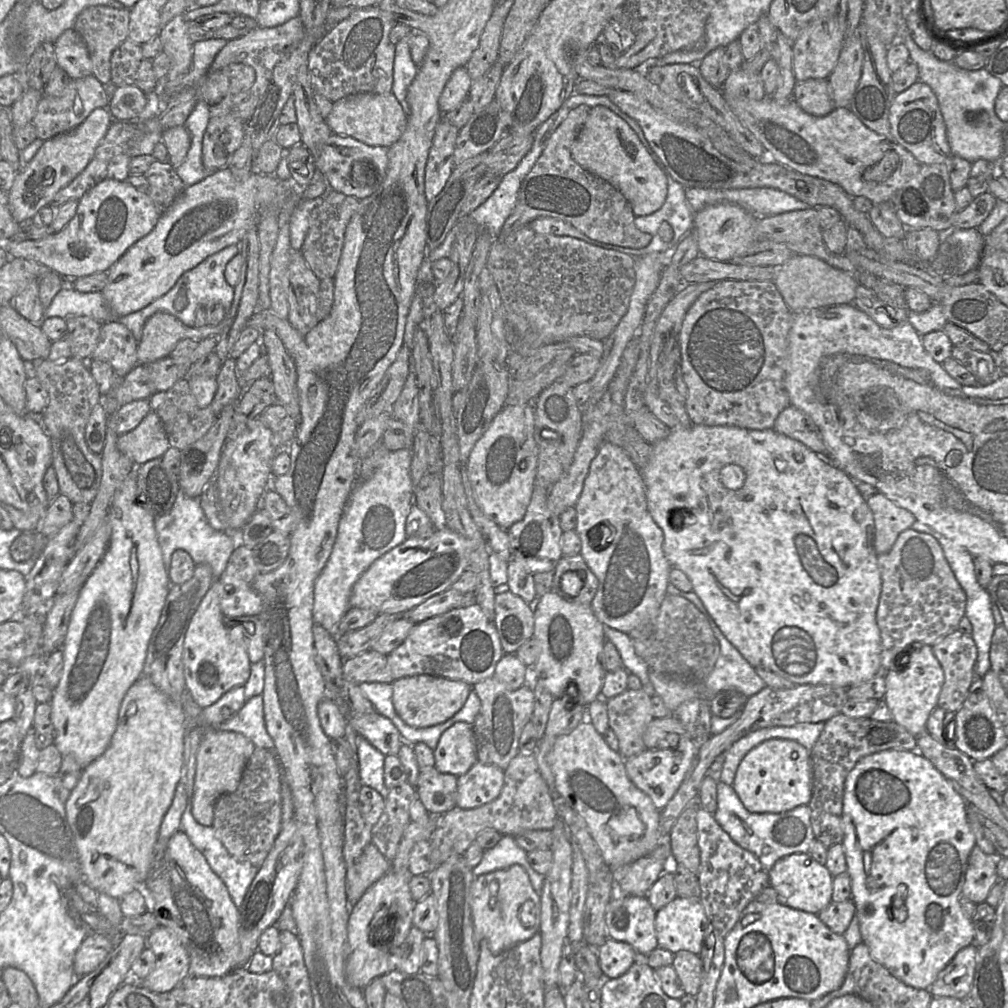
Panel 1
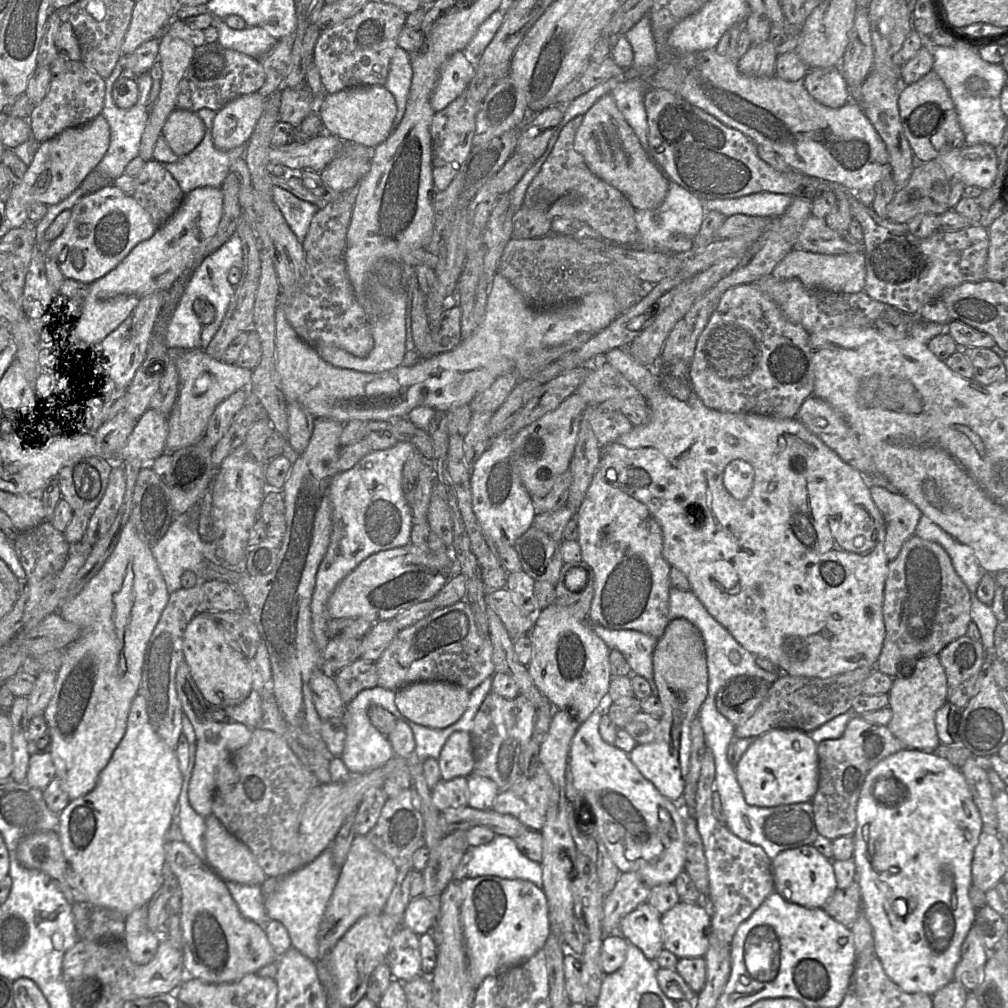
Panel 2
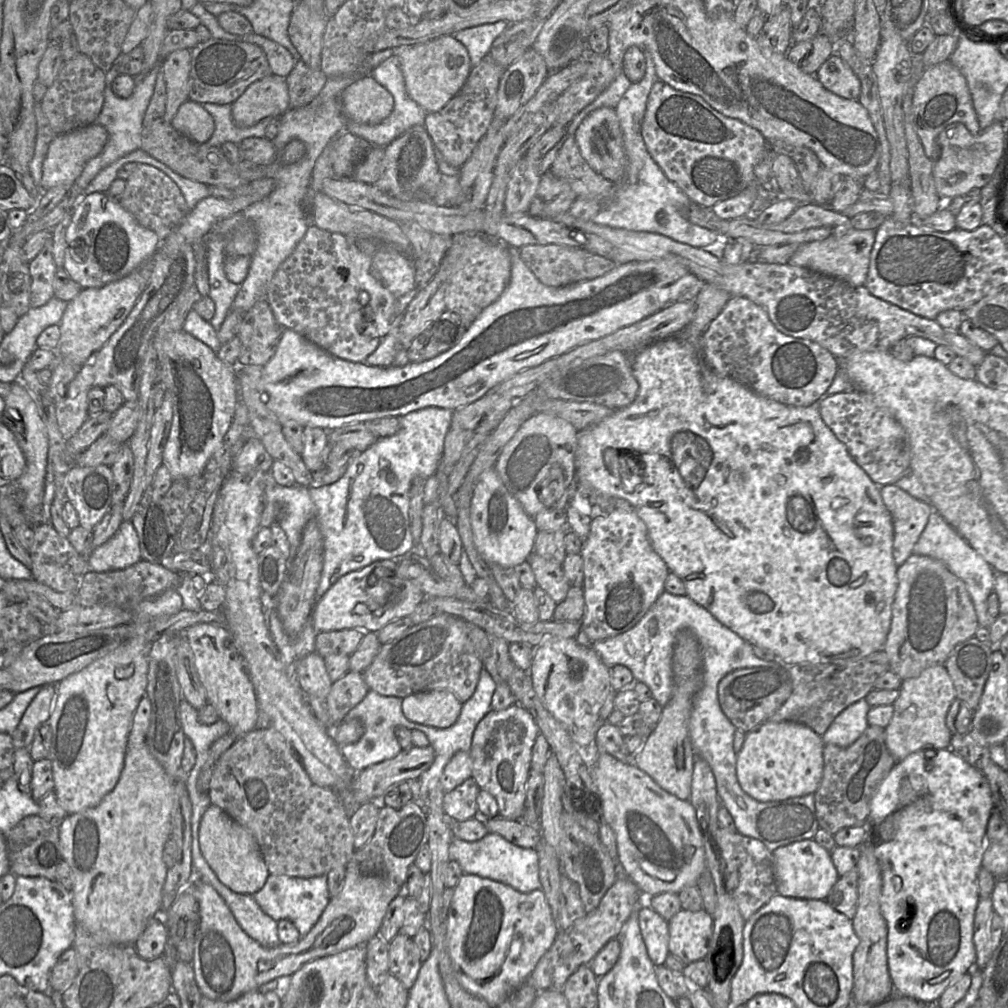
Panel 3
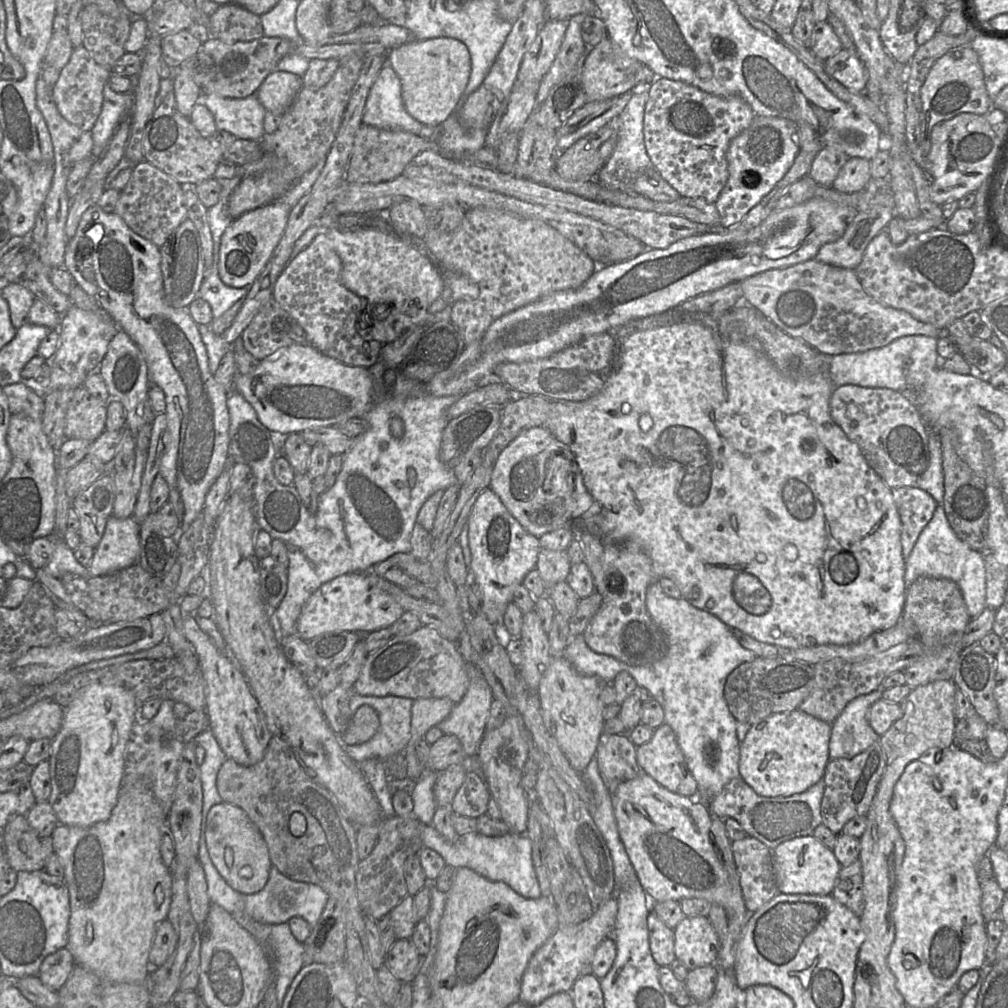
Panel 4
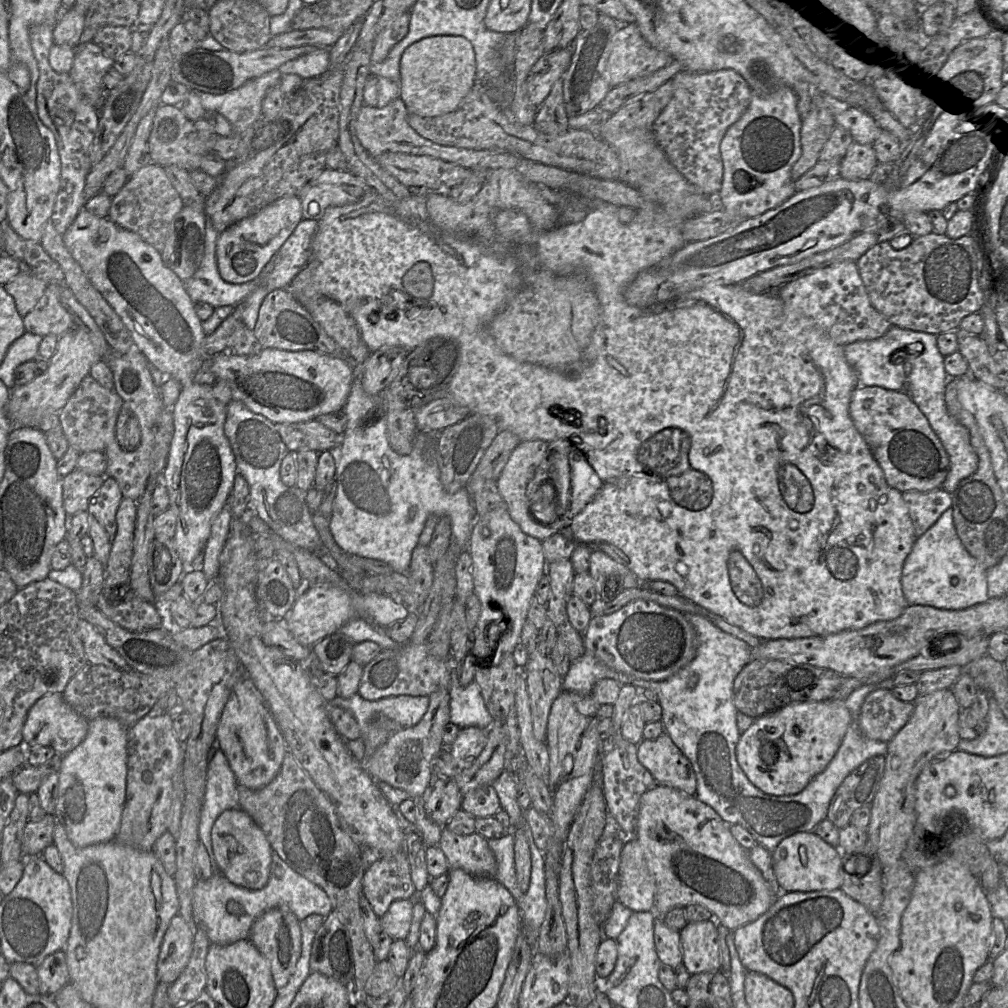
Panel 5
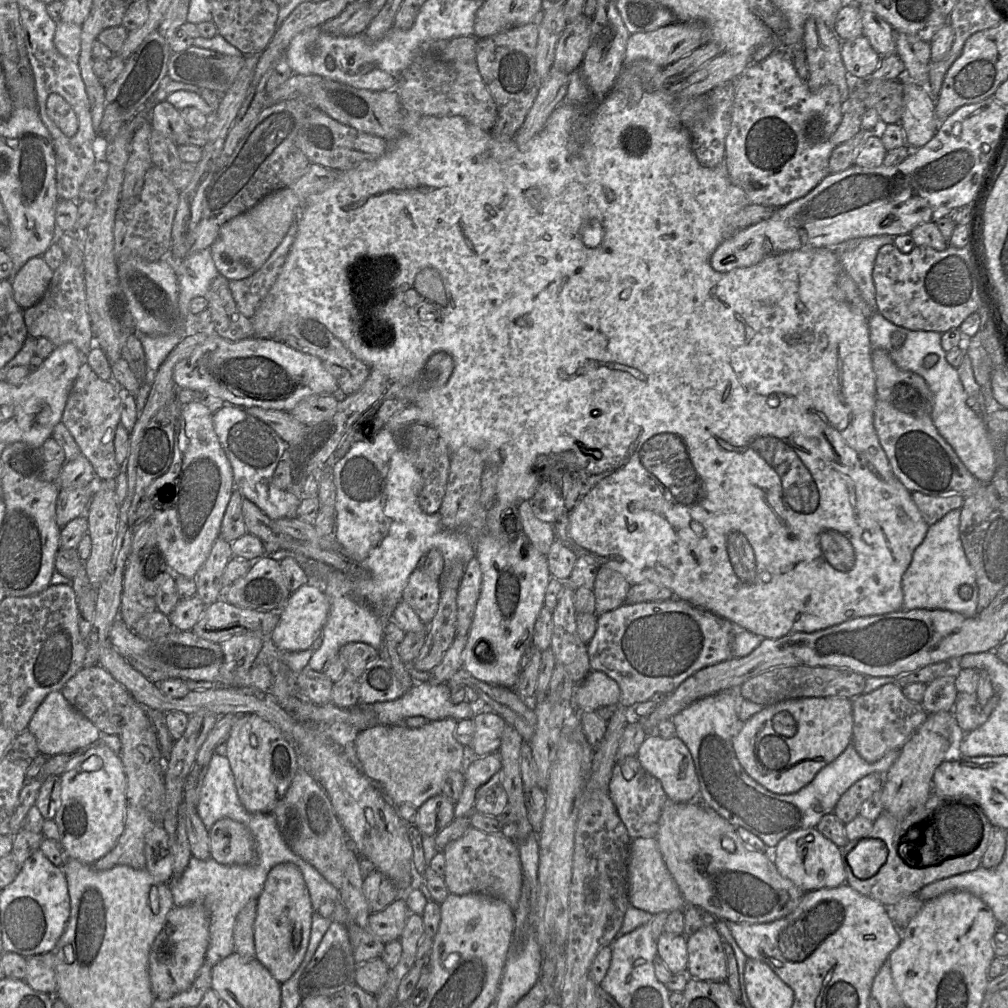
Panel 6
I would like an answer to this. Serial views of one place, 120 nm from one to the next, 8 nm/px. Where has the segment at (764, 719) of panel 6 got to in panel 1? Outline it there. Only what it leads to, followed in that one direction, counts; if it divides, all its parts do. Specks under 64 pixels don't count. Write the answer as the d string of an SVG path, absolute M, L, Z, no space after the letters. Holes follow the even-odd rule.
M773 738L746 754L737 768L732 786L749 812L783 813L809 803L812 783L810 751L794 740Z

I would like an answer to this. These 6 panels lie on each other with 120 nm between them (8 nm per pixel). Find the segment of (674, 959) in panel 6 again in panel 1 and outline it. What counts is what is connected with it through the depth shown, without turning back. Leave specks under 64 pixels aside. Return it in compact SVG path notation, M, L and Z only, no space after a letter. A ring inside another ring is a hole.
M614 891L605 909L608 937L629 943L639 957L645 957L658 947L655 917L656 910L646 896Z

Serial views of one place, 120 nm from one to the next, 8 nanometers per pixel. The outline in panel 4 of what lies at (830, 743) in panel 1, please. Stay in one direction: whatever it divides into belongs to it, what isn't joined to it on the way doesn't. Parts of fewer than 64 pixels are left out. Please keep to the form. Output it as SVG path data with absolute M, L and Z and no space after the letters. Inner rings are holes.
M879 740L853 758L829 760L823 776L825 787L821 800L822 824L839 835L850 819L867 815L885 766L886 757Z

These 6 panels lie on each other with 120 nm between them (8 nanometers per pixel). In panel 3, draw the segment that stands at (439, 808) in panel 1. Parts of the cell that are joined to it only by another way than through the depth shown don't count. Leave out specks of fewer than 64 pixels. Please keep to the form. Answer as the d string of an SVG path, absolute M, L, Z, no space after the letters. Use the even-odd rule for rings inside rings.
M470 777L450 792L444 794L443 810L450 821L464 821L479 815L477 796L480 788Z

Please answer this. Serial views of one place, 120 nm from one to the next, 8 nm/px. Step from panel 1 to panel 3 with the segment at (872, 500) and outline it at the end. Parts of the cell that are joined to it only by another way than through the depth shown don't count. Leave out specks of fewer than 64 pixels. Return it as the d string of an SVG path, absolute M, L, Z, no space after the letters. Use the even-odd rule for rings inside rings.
M895 484L880 486L880 493L892 517L893 558L900 566L913 554L914 545L925 529L933 508Z

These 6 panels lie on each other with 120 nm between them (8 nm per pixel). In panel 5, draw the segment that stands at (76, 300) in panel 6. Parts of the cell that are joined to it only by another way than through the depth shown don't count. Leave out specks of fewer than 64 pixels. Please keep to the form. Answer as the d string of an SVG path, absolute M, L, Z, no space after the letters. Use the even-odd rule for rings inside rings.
M51 282L36 306L23 318L25 330L40 335L62 336L76 325L61 303L61 285Z

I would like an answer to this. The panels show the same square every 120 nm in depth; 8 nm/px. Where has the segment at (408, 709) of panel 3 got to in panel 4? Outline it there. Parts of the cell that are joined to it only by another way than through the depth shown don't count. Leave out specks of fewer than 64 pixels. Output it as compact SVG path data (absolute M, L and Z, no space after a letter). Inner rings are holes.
M417 698L414 700L411 709L411 737L415 739L415 747L418 741L424 739L429 729L436 727L436 725L446 719L454 704L455 703L447 698Z

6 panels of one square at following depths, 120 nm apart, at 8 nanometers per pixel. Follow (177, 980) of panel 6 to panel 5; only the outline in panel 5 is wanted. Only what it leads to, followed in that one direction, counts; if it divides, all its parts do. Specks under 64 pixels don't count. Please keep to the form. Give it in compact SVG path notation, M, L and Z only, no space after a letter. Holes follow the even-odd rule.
M176 914L165 932L158 961L158 981L173 984L186 968L194 942L195 931L183 917Z

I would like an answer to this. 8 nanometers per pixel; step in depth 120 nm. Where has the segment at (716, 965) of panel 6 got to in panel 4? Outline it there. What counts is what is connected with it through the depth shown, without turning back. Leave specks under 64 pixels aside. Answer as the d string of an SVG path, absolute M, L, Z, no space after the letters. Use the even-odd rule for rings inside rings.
M684 917L674 935L676 959L689 970L715 965L720 940L708 917Z

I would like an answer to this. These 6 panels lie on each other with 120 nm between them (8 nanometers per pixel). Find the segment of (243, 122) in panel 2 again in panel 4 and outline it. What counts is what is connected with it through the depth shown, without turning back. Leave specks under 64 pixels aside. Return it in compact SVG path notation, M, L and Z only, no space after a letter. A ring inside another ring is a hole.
M275 69L256 91L259 102L270 112L283 114L302 86L302 77Z

